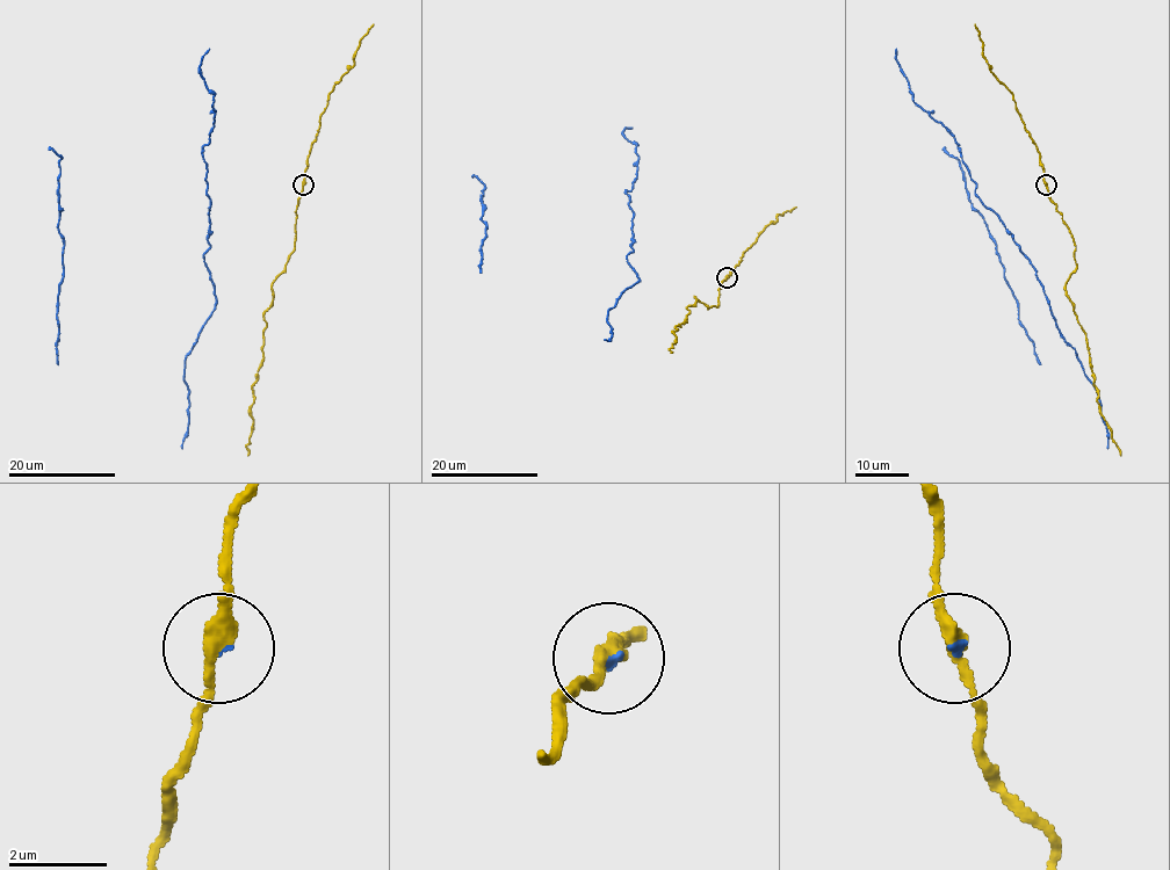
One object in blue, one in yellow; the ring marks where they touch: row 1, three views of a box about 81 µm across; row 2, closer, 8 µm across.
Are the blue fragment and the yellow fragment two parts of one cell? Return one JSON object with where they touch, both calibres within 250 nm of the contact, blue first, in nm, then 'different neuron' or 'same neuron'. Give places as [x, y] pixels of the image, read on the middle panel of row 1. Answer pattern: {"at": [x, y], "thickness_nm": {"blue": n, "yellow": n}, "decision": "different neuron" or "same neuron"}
{"at": [727, 277], "thickness_nm": {"blue": 70, "yellow": 280}, "decision": "same neuron"}

